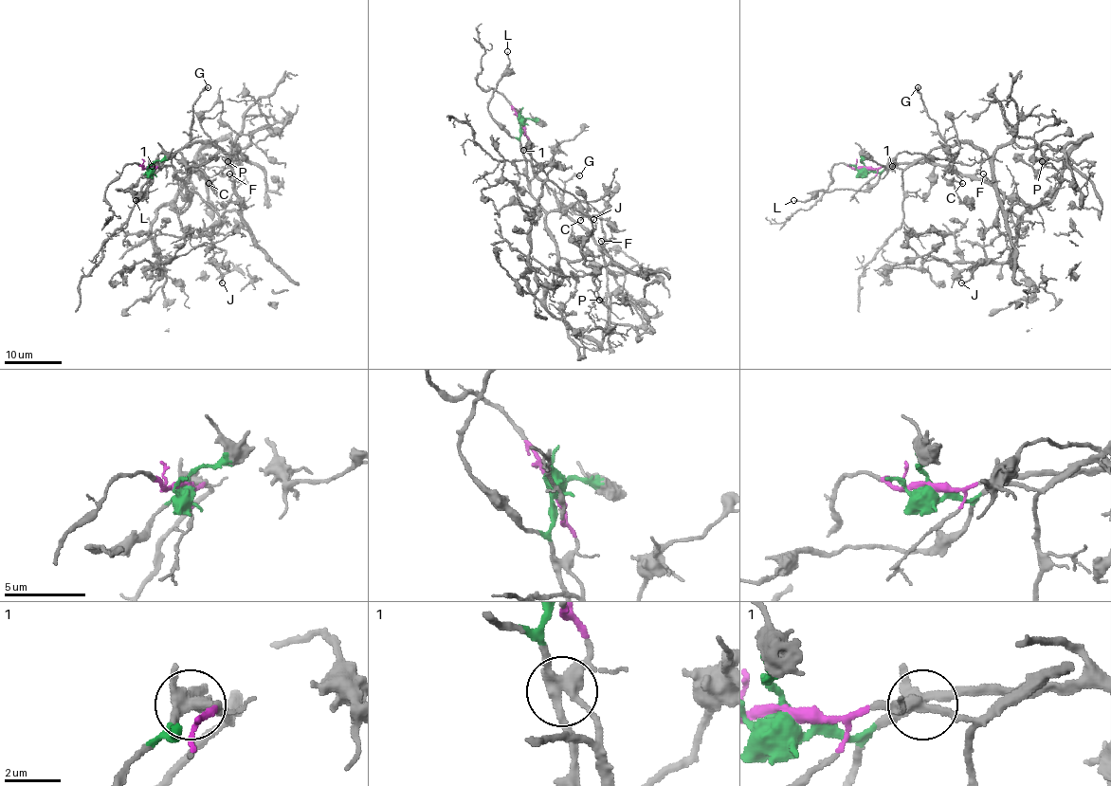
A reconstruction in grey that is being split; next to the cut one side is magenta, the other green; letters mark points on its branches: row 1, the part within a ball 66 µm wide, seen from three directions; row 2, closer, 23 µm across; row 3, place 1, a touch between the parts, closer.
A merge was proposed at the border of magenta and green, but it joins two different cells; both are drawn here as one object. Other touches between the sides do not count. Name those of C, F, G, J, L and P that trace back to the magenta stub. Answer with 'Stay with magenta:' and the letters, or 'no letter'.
Stay with magenta: F, G, P

